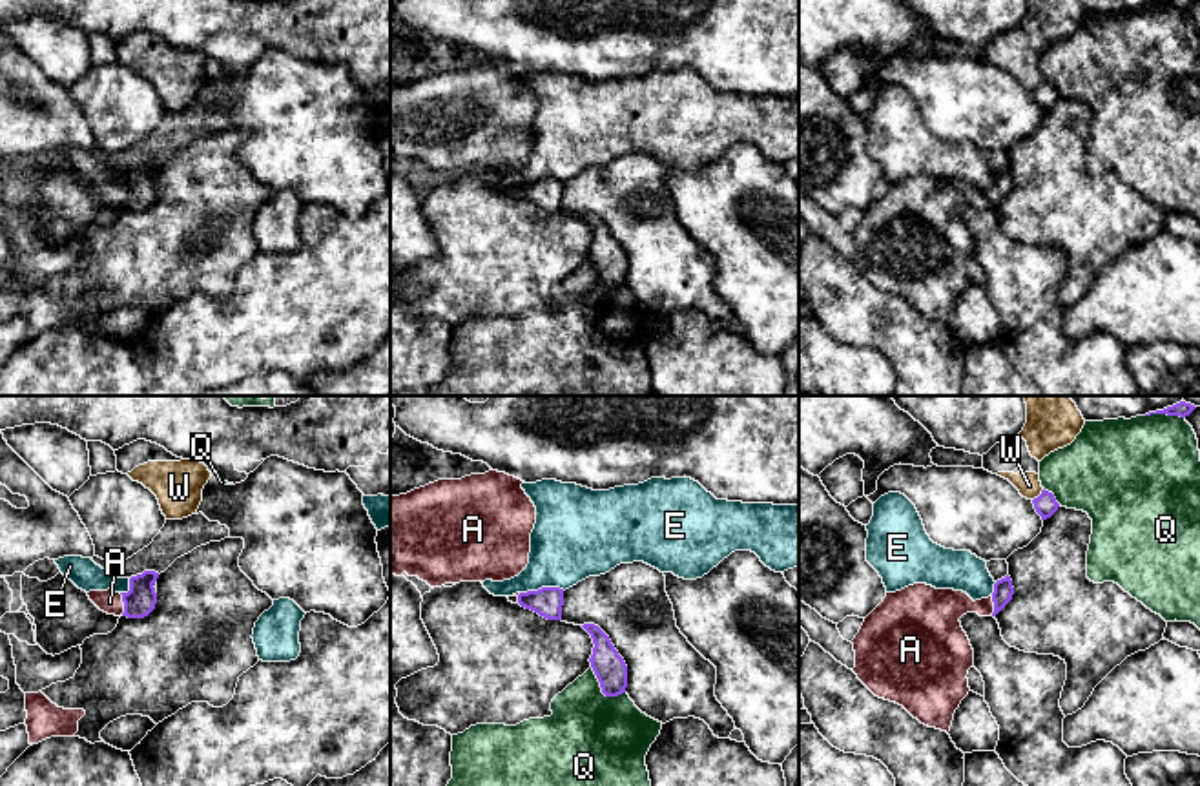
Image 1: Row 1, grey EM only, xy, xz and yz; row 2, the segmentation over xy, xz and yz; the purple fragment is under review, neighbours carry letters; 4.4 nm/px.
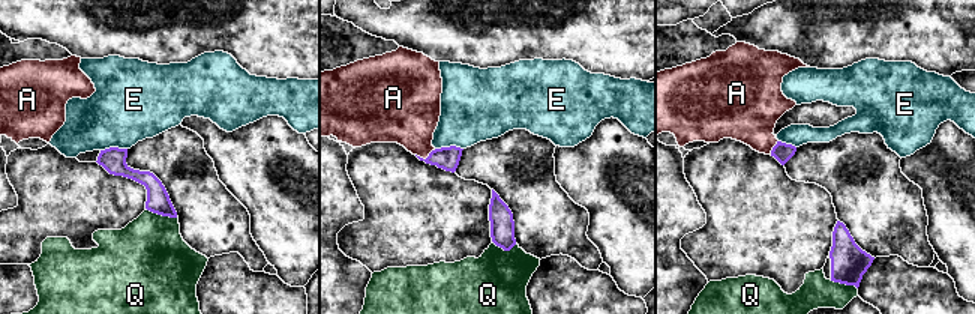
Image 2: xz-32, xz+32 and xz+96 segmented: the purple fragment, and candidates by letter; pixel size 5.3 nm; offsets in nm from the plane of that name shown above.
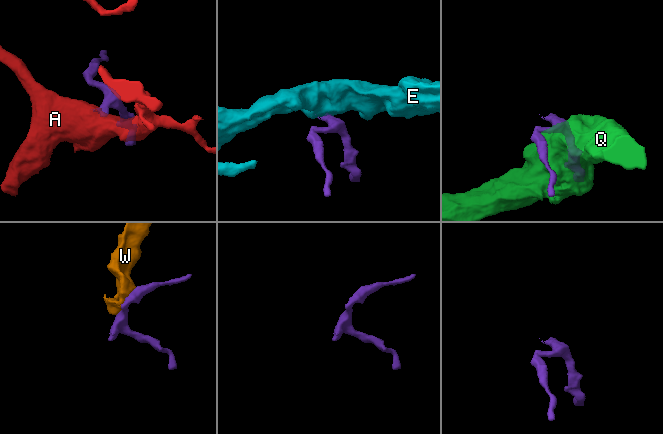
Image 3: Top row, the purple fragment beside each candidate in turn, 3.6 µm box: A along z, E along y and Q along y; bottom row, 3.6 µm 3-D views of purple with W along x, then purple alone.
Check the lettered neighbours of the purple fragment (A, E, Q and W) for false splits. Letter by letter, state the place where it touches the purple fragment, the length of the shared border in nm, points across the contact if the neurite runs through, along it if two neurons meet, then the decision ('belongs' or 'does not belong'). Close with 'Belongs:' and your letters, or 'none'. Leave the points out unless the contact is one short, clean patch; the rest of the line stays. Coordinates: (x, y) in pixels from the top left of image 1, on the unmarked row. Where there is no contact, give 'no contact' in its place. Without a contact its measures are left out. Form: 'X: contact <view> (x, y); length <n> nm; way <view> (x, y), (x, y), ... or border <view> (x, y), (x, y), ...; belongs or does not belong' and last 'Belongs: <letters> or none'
A: contact xy (124, 196); length 110 nm; way xy (141, 190), (135, 196), (124, 196), (110, 194); belongs
E: contact xz (542, 179); length 200 nm; border xz (564, 181), (538, 179), (520, 185); does not belong
Q: contact xz (602, 281); length 200 nm; does not belong
W: contact yz (1040, 86); length 80 nm; does not belong
Belongs: A

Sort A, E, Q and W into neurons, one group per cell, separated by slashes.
A / E / Q / W

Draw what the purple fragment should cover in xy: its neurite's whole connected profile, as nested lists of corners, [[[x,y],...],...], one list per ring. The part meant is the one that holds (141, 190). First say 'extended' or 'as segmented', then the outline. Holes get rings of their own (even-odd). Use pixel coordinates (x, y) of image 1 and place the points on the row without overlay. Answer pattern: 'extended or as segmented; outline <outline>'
extended; outline [[[144,162],[142,166],[129,170],[128,184],[108,182],[89,182],[89,191],[104,204],[128,210],[148,208],[157,195],[157,184],[153,175],[159,164]]]

